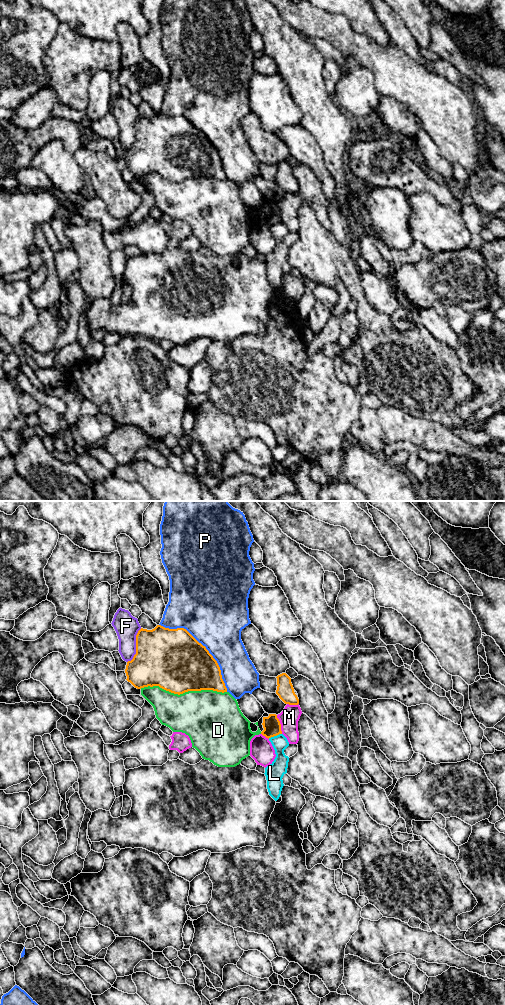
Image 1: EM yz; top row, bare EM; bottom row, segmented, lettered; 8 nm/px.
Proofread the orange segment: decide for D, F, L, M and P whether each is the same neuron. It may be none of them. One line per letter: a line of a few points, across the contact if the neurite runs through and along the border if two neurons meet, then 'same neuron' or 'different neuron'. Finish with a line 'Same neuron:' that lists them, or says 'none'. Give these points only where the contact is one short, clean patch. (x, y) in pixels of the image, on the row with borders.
D: different neuron
F: different neuron
L: line yz (281, 733), (268, 738); different neuron
M: line yz (276, 715), (282, 733); different neuron
P: different neuron
Same neuron: none

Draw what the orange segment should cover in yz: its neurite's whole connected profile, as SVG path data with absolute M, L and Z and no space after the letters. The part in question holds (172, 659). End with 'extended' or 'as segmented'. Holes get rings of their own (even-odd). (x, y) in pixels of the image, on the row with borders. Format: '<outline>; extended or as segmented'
M161 625L152 630L141 628L136 635L136 654L127 662L125 673L126 680L137 689L159 686L178 695L201 690L227 692L217 661L184 628L169 629Z; as segmented

